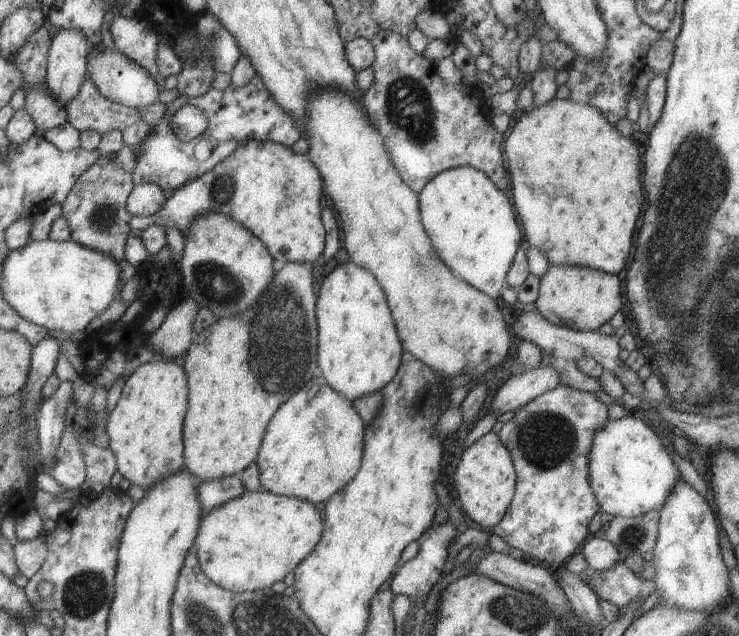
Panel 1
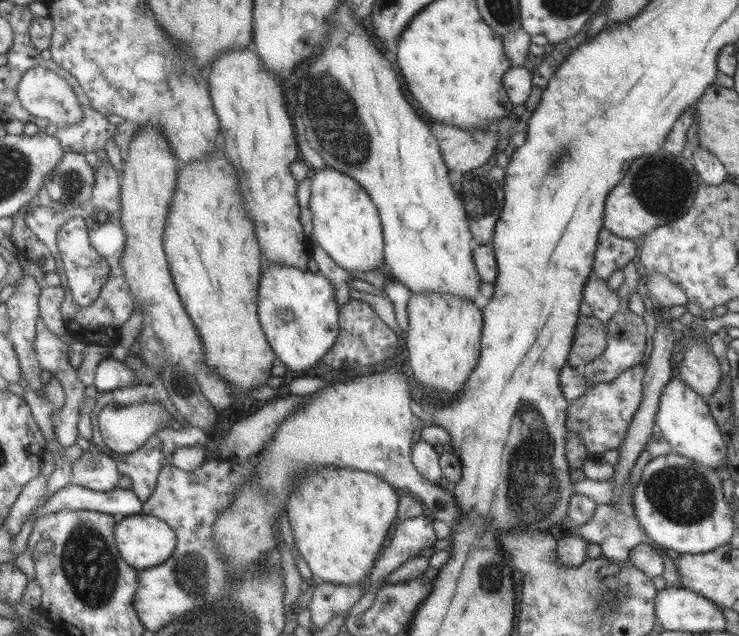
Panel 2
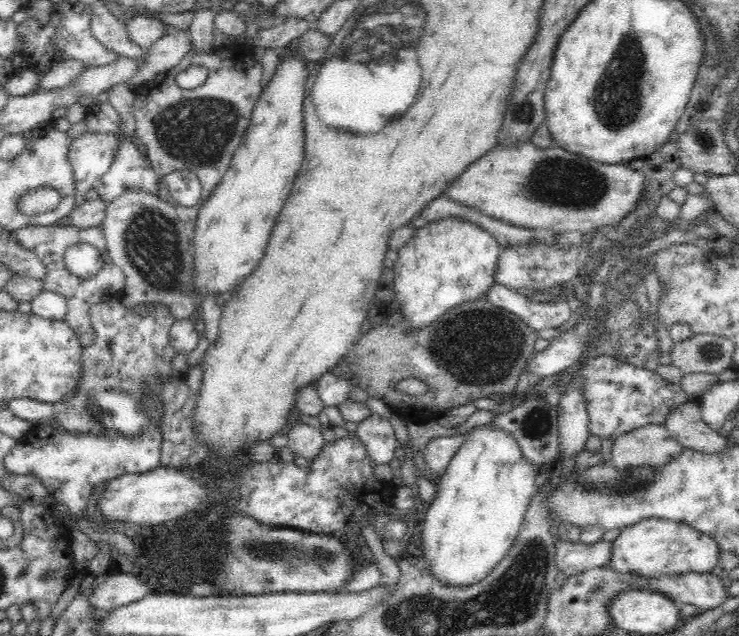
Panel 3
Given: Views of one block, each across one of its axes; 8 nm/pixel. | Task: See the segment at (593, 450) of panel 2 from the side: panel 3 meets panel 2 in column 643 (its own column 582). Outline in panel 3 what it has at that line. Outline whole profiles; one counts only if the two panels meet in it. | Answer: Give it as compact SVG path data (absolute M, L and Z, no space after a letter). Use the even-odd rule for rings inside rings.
M605 355L596 356L596 358L590 358L590 360L585 361L583 365L584 365L583 368L577 371L573 375L573 378L574 376L576 376L576 374L581 374L581 376L585 377L584 388L585 388L585 397L587 398L587 411L589 414L589 430L591 434L598 435L599 437L601 437L601 439L606 438L606 436L610 436L611 438L618 438L618 436L621 436L626 432L630 432L632 430L641 428L641 426L644 425L651 424L662 425L664 417L670 412L671 408L674 408L675 406L682 404L682 402L684 401L688 401L686 398L686 394L684 394L684 391L679 387L678 384L669 383L663 380L654 371L645 370L644 368L637 368L636 366L633 366L632 364L628 363L618 363L614 358Z

